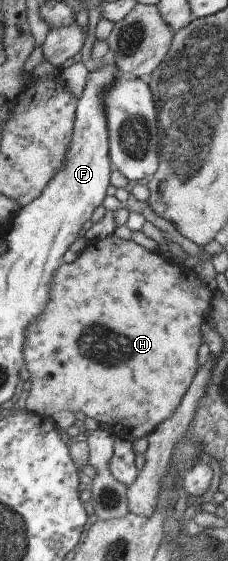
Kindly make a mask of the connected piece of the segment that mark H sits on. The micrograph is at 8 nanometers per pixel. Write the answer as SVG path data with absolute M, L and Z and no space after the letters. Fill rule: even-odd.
M110 234L103 239L91 240L87 247L78 253L77 259L71 263L61 263L59 269L51 277L51 289L49 289L49 301L43 313L39 317L33 317L27 325L23 337L23 361L25 370L29 372L29 392L25 401L25 410L39 416L52 416L53 413L66 410L72 414L81 411L87 418L108 425L108 430L119 440L134 442L137 439L147 437L163 421L172 417L179 403L181 403L185 391L187 391L198 363L196 361L198 348L201 345L201 323L209 314L212 291L207 285L197 279L192 270L170 262L158 252L148 251L145 247L133 243L131 240L119 239Z

